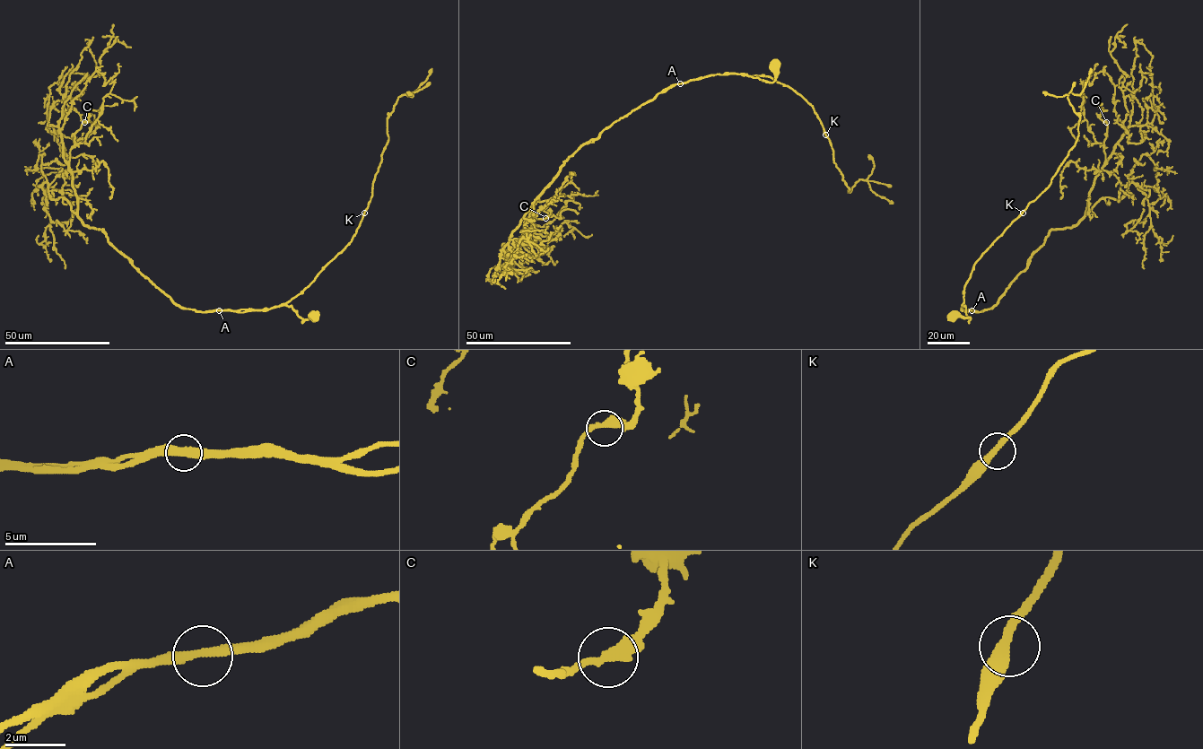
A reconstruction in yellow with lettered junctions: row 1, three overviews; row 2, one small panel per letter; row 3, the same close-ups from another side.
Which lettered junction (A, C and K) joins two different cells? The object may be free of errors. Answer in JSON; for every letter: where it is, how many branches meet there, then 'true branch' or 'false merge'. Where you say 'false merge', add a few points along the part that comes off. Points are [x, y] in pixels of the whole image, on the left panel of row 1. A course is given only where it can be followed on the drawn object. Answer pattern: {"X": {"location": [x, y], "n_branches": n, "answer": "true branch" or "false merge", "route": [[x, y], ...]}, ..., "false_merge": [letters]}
{"A": {"location": [219, 310], "n_branches": 2, "answer": "true branch"}, "C": {"location": [84, 122], "n_branches": 2, "answer": "true branch"}, "K": {"location": [364, 213], "n_branches": 2, "answer": "true branch"}, "false_merge": []}

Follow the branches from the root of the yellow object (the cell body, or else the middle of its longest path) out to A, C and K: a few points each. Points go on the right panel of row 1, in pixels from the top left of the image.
A: (953, 313), (957, 312), (969, 319), (966, 308), (962, 306), (963, 310), (971, 309)
C: (953, 313), (969, 319), (963, 305), (992, 309), (1048, 233), (1084, 215), (1105, 163), (1106, 122)
K: (953, 313), (957, 312), (963, 317), (971, 318), (963, 304), (964, 287), (974, 265), (1023, 213)

